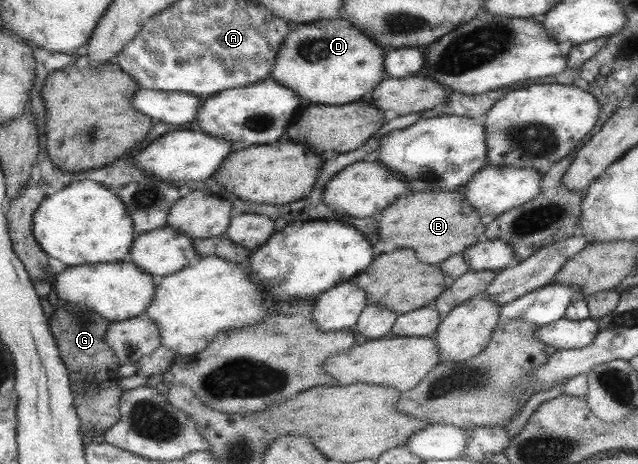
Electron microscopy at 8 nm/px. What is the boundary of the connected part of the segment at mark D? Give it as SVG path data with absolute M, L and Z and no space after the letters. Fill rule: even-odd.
M338 17L332 20L320 19L306 24L291 24L292 30L280 47L276 55L275 67L270 77L278 80L280 84L295 89L302 105L322 104L341 105L363 100L385 77L383 56L386 48L378 45L371 37L360 34L358 28L345 18Z

